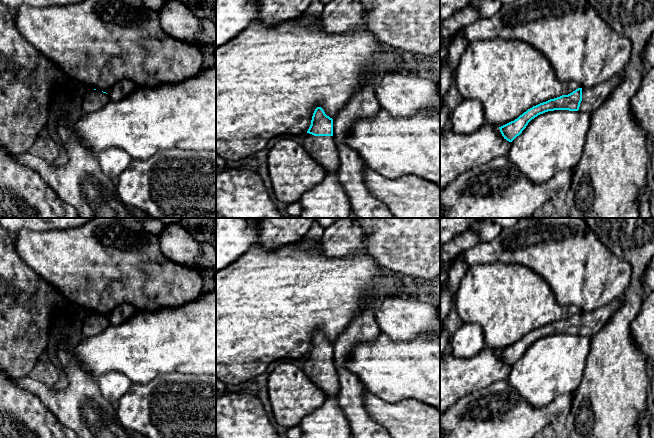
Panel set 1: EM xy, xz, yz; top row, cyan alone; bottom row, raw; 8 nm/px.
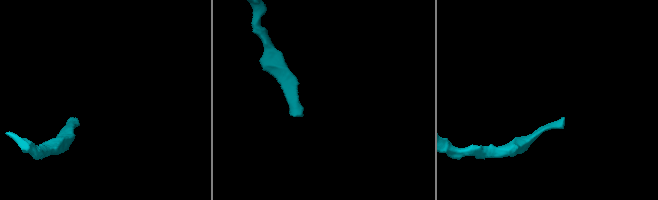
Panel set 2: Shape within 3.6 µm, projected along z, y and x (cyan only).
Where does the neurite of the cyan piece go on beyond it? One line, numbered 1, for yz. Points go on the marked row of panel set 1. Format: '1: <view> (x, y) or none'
1: yz (592, 98)

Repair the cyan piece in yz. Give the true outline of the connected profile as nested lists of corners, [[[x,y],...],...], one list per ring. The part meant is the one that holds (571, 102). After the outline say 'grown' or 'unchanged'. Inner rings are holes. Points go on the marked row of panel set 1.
[[[621,72],[610,80],[593,87],[586,89],[578,88],[568,95],[562,95],[533,106],[514,121],[499,127],[500,132],[504,139],[512,142],[522,133],[532,119],[545,112],[554,110],[580,110],[591,114],[609,98],[622,79],[623,73]]]; grown

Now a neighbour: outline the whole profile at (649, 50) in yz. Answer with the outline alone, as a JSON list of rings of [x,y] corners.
[[[651,40],[647,42],[645,48],[645,62],[647,69],[654,67],[654,45],[651,43]]]

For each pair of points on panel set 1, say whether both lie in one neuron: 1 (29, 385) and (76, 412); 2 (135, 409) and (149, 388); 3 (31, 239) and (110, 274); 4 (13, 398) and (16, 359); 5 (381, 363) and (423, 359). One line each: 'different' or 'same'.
1: same
2: same
3: same
4: different
5: same

